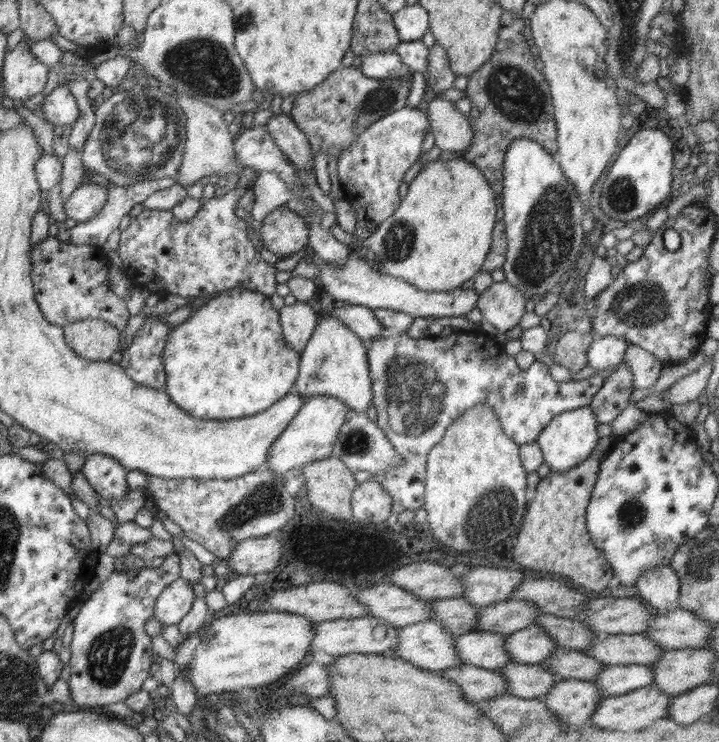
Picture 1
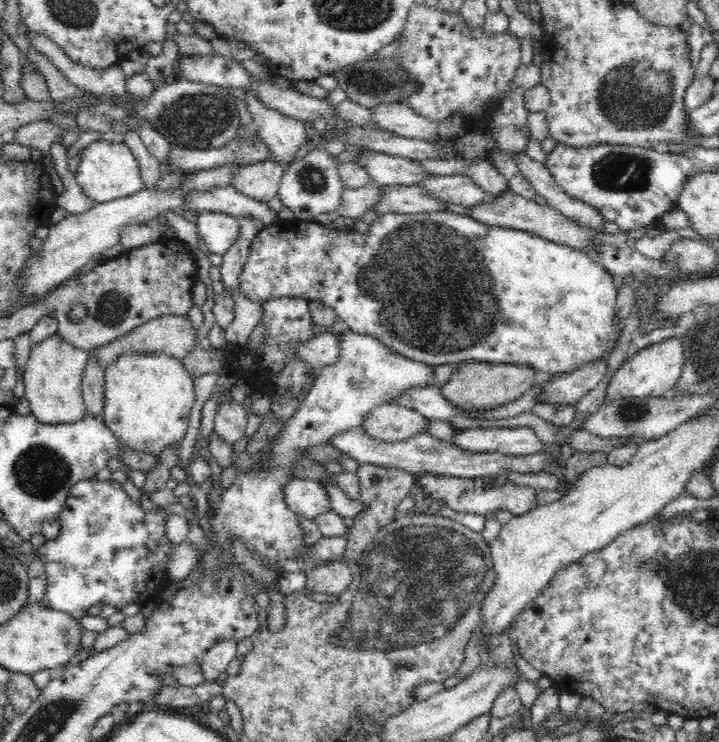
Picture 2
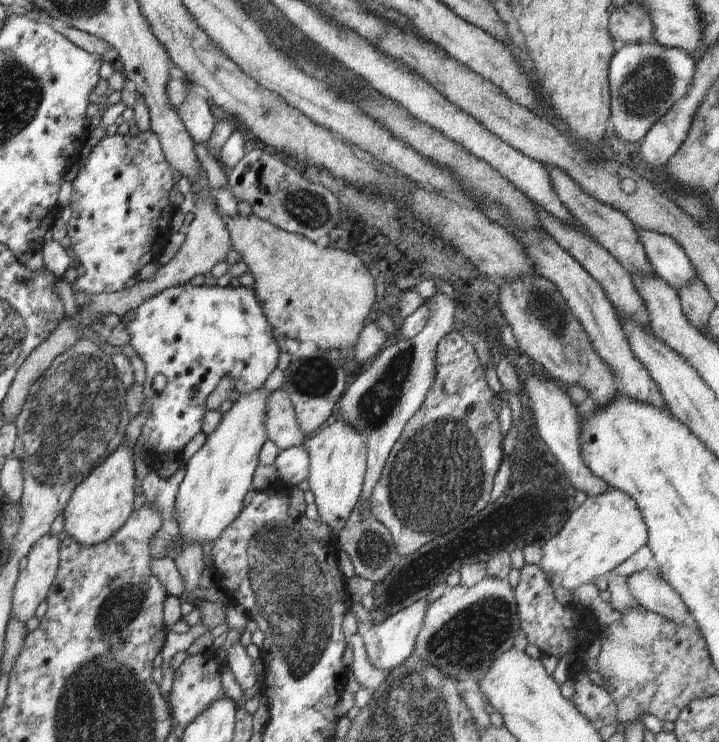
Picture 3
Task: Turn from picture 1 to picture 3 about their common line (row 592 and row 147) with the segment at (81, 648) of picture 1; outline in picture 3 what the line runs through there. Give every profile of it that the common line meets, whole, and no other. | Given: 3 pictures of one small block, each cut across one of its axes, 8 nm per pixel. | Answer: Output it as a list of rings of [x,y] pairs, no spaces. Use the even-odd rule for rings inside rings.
[[[144,131],[137,136],[119,133],[105,135],[92,148],[83,169],[79,170],[71,182],[73,189],[69,205],[72,216],[66,223],[67,235],[71,240],[70,251],[73,258],[84,266],[84,275],[72,284],[74,293],[97,295],[121,291],[144,264],[158,261],[173,233],[171,218],[176,206],[168,199],[168,194],[175,184],[172,179],[174,171],[164,158],[160,141],[152,131]]]

